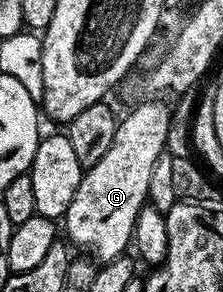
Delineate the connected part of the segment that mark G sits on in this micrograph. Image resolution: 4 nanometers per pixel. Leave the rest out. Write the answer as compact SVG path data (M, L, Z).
M145 99L149 100L120 117L111 150L107 150L95 166L84 169L79 190L75 190L75 198L71 198L63 217L63 232L69 235L68 243L74 249L82 248L86 257L101 264L109 264L126 255L139 210L145 207L149 198L151 170L155 170L155 162L166 151L169 108L161 101L164 99Z

